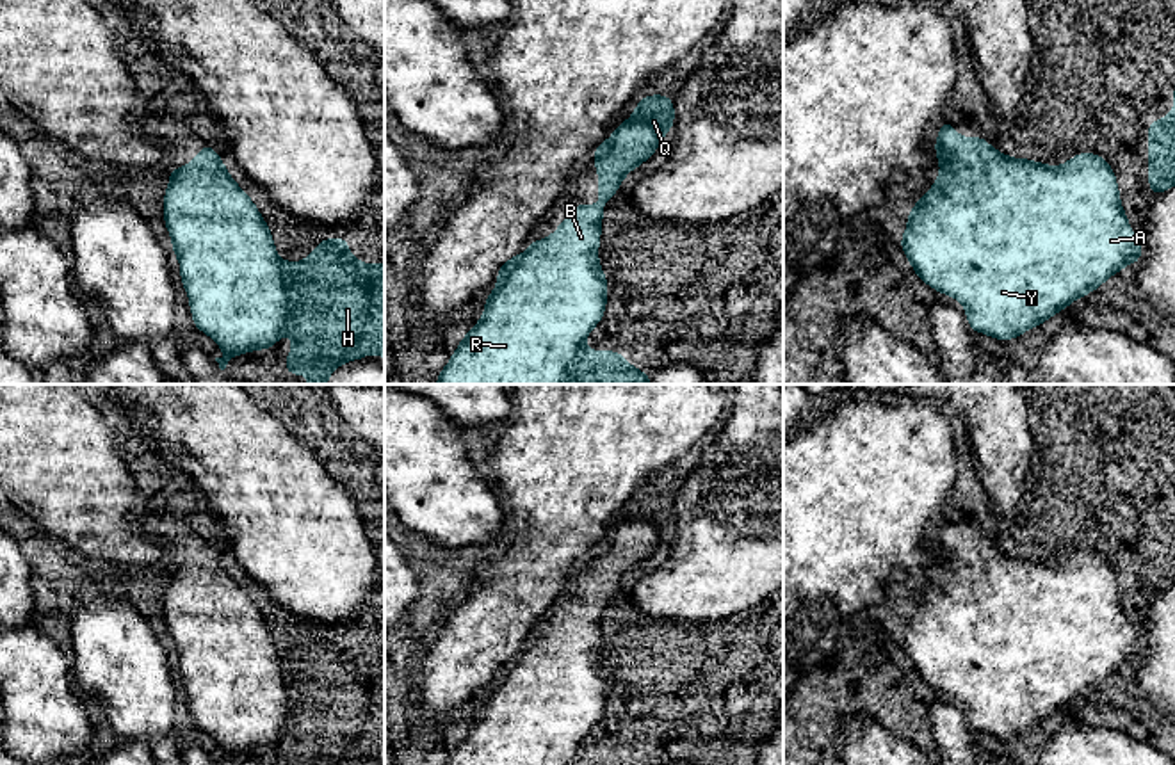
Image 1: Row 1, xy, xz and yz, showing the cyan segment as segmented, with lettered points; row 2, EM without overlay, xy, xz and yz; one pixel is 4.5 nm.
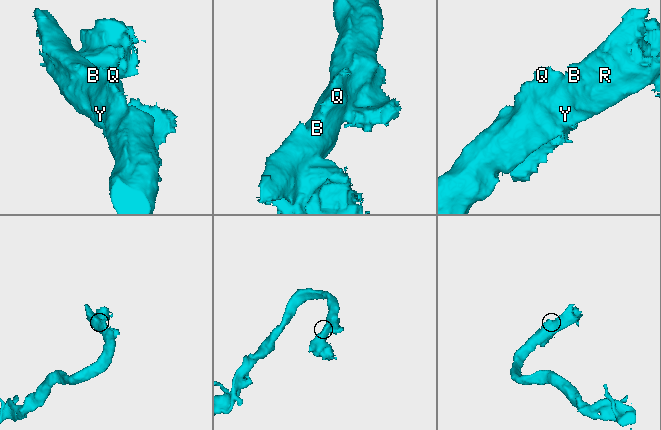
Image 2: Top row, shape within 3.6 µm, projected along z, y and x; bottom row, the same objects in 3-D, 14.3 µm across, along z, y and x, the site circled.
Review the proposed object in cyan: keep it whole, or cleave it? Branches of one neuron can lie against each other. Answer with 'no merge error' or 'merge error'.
no merge error

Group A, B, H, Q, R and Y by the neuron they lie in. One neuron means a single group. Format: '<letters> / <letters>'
A B H Q R Y

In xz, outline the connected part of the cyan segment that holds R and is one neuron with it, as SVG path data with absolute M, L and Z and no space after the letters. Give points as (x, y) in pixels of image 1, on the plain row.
M644 493L632 514L593 548L598 603L571 603L566 617L545 639L531 637L525 651L506 658L497 685L484 697L484 712L465 731L445 765L634 765L621 749L593 749L582 742L602 721L609 681L598 658L602 617L625 575L643 564L675 525L675 500Z

